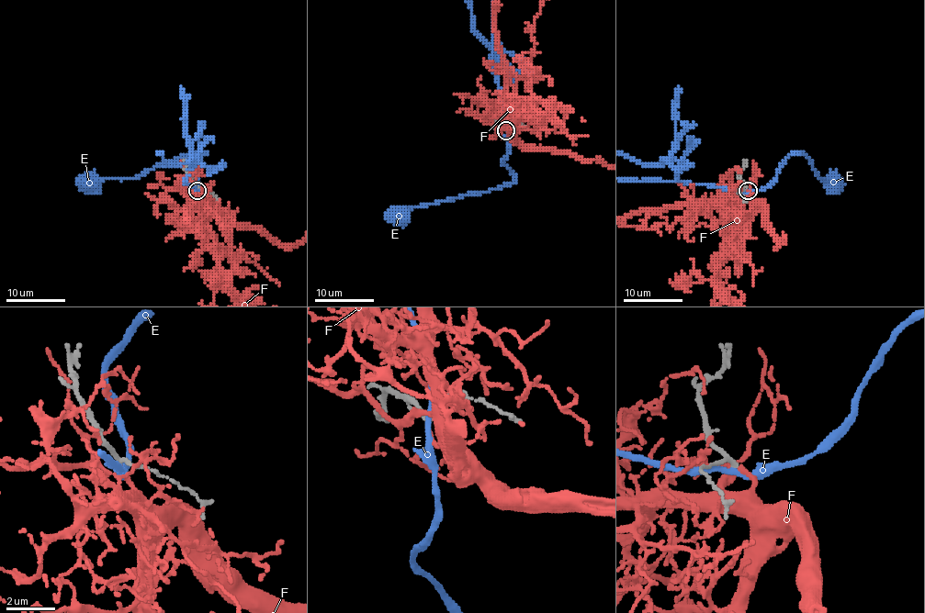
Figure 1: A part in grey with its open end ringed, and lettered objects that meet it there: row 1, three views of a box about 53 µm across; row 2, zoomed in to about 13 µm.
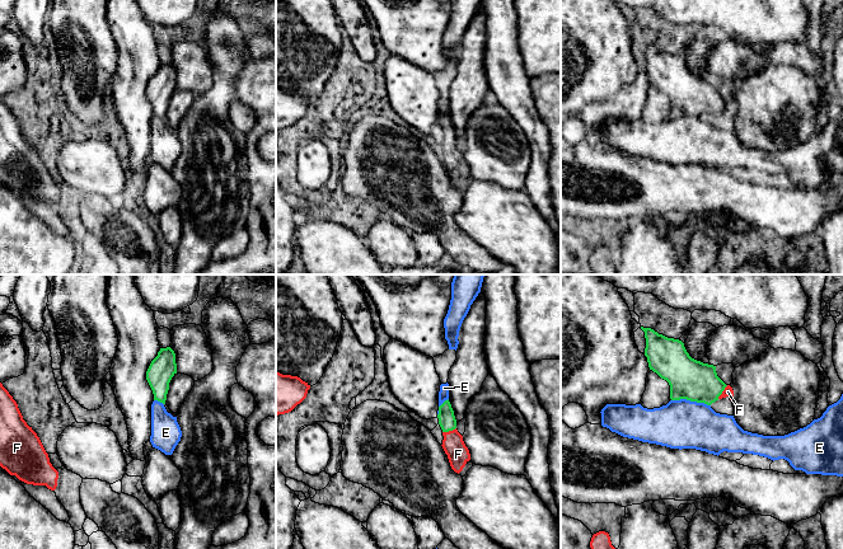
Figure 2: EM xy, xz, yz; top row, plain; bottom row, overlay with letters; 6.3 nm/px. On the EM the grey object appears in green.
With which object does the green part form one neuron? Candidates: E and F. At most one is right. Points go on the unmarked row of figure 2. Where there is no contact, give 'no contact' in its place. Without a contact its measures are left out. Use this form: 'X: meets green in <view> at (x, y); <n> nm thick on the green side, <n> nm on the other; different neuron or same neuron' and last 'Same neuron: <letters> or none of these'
E: meets green in yz at (691, 116); 260 nm thick on the green side, 300 nm on the other; different neuron
F: meets green in xz at (449, 145); 110 nm thick on the green side, 140 nm on the other; same neuron
Same neuron: F

